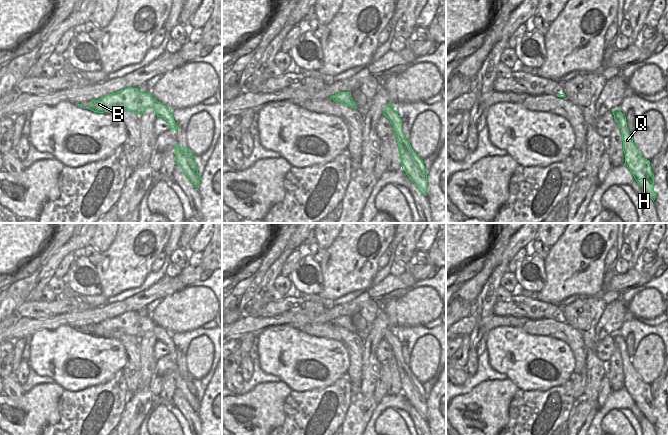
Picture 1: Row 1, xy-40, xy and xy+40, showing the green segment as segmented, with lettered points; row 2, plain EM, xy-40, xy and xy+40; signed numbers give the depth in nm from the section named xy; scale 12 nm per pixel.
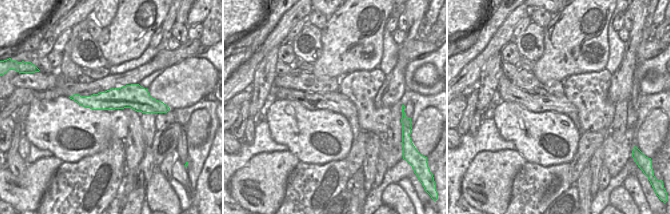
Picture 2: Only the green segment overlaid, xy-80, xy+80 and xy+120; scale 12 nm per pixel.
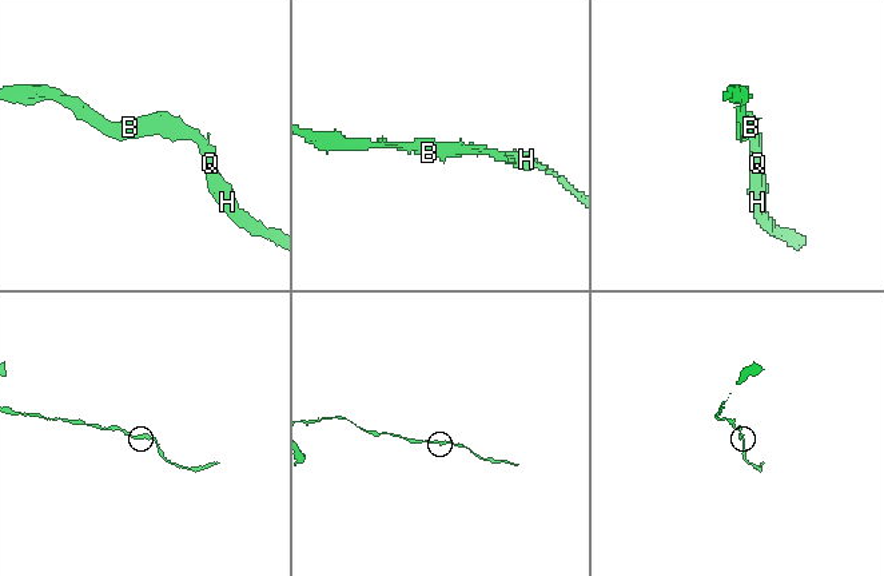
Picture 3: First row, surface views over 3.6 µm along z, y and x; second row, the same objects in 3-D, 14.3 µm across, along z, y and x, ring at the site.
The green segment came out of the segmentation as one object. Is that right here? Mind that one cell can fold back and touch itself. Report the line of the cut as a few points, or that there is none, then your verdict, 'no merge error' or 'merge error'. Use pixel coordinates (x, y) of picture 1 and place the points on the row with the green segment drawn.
no cut | no merge error

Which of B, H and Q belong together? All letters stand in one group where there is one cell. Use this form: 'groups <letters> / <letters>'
groups B H Q

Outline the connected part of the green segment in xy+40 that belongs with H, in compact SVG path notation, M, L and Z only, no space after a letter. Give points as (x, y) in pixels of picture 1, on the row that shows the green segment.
M618 109L612 111L615 121L619 124L622 133L625 165L628 167L635 180L644 192L654 201L654 174L651 171L650 161L643 158L633 143L633 136L627 128L626 117Z

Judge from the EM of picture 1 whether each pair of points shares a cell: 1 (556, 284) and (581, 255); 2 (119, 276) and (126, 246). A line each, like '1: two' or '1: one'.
1: one
2: one

